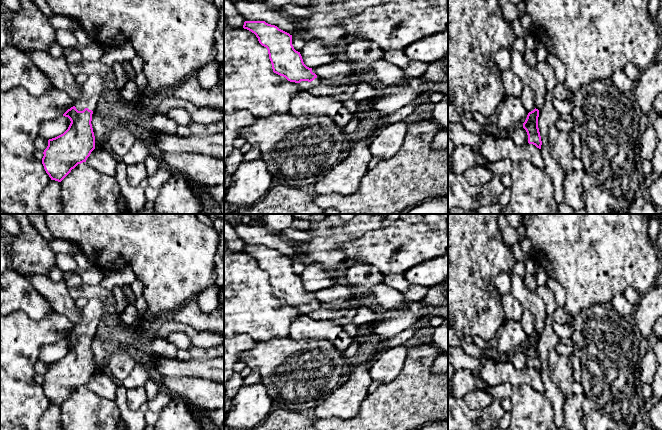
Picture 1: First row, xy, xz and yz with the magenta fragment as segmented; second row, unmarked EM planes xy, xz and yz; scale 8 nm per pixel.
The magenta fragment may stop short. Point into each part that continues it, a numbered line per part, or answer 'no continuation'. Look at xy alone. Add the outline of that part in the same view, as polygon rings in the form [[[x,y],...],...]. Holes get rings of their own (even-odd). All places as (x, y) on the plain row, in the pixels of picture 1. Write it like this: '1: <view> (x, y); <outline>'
1: xy (93, 312); [[[111,294],[106,298],[98,296],[88,301],[82,310],[83,321],[75,326],[75,331],[78,335],[83,335],[85,332],[94,334],[101,326],[102,319],[107,314],[109,307],[114,307],[116,298]]]

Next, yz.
1: yz (530, 300); [[[512,272],[509,274],[511,276],[511,294],[534,315],[535,332],[540,334],[547,318],[545,303],[538,296],[536,290],[531,291],[526,287],[523,278]]]

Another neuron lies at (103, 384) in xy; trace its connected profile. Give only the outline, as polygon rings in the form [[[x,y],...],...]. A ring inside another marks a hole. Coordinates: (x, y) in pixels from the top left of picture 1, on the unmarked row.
[[[103,371],[94,373],[86,386],[103,398],[115,400],[118,384],[111,375]]]

